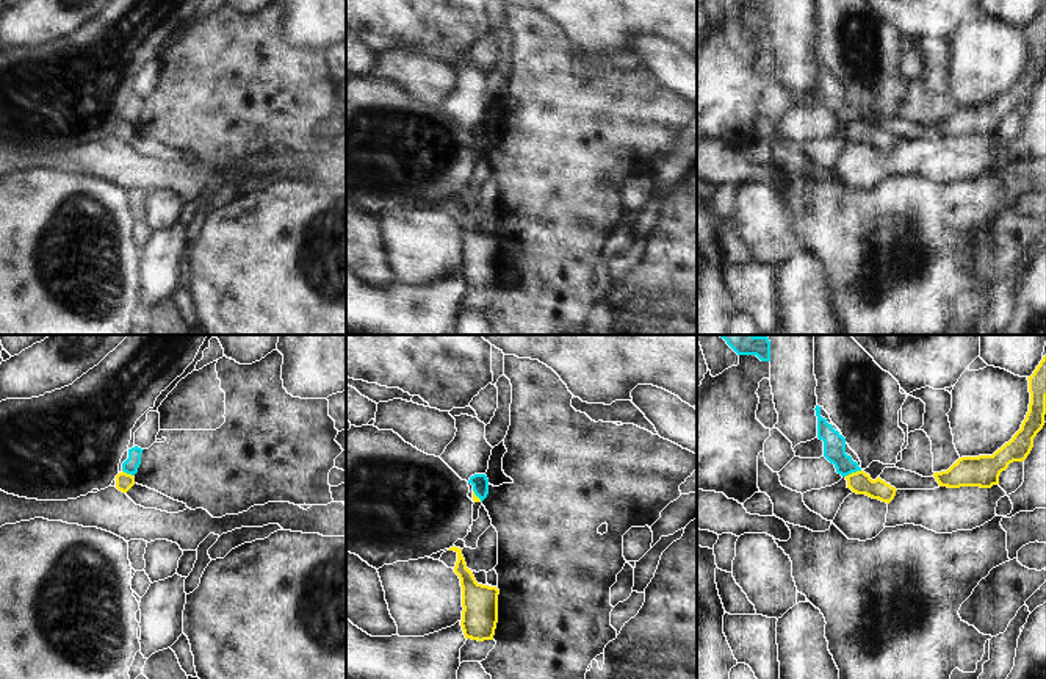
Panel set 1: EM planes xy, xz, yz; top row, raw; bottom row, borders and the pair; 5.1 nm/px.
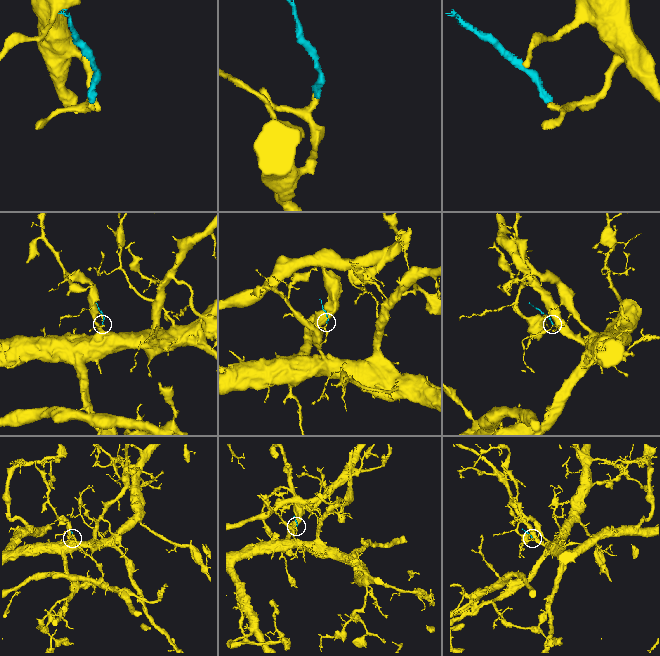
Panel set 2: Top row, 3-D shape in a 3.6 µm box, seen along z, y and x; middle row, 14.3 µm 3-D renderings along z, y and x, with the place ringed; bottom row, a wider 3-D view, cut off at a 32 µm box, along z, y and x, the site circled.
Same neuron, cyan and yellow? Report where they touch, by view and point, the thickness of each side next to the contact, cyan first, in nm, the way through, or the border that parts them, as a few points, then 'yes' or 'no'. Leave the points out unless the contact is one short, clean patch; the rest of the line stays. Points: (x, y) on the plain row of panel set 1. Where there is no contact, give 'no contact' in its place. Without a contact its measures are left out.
meets cyan in yz at (852, 121); 110 nm thick on the cyan side, 120 nm on the other; border along yz (860, 119), (844, 125); no

